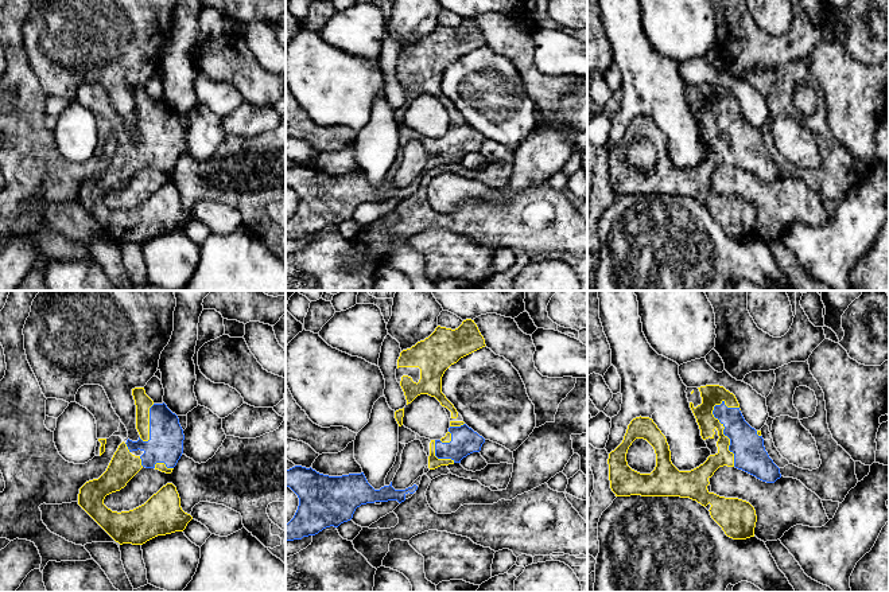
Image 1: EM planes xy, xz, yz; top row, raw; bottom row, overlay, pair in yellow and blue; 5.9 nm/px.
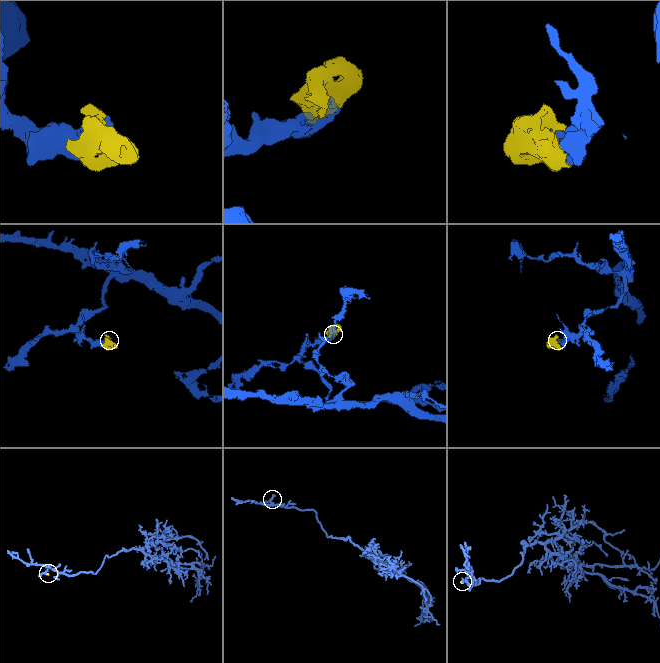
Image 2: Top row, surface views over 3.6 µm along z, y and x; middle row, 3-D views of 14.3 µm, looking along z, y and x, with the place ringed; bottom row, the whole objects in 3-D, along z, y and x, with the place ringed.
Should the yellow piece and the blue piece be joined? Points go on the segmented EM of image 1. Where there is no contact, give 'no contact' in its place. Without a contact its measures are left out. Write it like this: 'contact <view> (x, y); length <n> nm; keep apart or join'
contact yz (722, 432); length 400 nm; join

